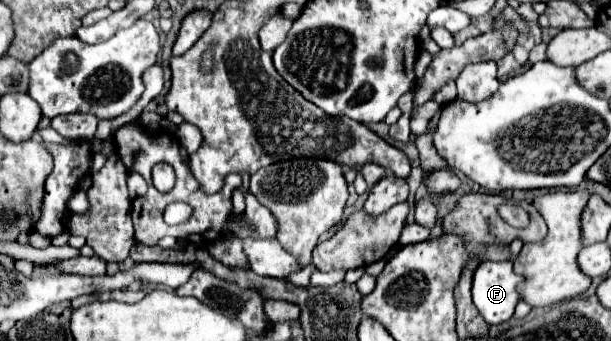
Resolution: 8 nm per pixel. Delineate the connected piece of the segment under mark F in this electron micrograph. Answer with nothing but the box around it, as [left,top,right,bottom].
[473,260,525,324]

